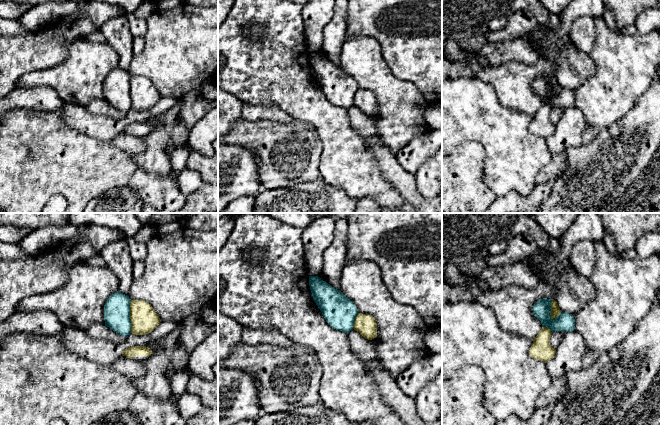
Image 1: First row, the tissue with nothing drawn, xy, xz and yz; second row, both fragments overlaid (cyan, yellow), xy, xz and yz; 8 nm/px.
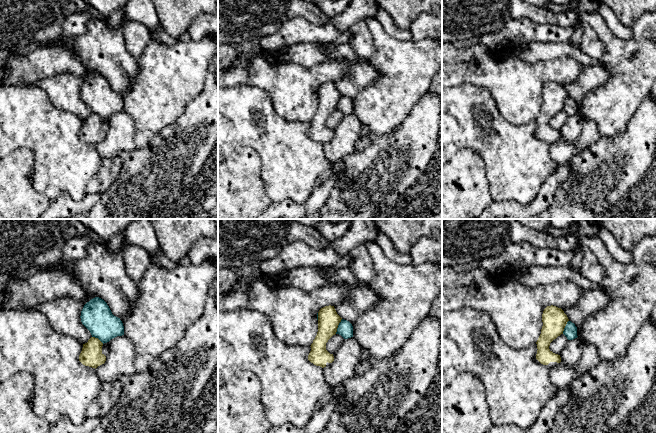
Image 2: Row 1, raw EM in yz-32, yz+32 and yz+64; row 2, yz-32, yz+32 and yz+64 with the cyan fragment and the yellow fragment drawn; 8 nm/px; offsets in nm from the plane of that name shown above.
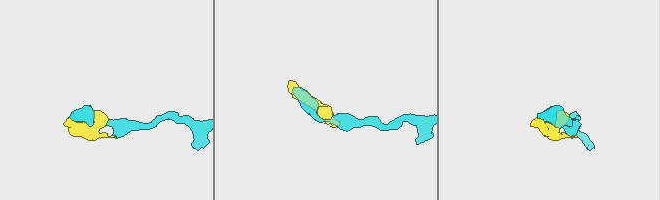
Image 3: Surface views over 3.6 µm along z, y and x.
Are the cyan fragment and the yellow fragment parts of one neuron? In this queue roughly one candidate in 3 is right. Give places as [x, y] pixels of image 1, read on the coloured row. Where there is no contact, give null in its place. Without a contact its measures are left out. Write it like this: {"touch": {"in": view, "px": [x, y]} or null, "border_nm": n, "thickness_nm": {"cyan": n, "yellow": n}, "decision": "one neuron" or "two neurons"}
{"touch": {"in": "xy", "px": [129, 316]}, "border_nm": 260, "thickness_nm": {"cyan": 200, "yellow": 220}, "decision": "two neurons"}

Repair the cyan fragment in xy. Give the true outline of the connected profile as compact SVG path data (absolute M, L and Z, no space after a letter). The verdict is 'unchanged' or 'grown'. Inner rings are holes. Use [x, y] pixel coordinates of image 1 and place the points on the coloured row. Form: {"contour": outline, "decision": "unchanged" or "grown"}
{"contour": "M117 291L104 305L105 326L123 337L131 333L130 301L128 295Z", "decision": "unchanged"}

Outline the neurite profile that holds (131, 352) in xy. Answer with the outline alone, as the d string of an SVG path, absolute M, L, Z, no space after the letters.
M133 346L122 352L122 355L140 362L145 361L151 354L151 349L146 346Z

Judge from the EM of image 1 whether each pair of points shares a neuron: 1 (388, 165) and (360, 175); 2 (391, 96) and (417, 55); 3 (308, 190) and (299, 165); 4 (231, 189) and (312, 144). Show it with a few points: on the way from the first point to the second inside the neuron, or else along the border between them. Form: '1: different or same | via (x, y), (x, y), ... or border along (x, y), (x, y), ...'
1: different | border along (367, 147), (374, 154), (380, 172), (394, 185)
2: different | border along (386, 62), (397, 77), (409, 80), (421, 93)
3: different | border along (320, 177), (311, 181), (303, 181), (282, 187)
4: different | border along (252, 151), (256, 160), (259, 187), (261, 189)

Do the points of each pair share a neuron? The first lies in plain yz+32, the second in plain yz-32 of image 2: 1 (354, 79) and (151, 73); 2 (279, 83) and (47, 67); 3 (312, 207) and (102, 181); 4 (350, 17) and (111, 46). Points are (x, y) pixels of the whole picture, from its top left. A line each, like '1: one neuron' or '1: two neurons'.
1: two neurons
2: two neurons
3: two neurons
4: one neuron

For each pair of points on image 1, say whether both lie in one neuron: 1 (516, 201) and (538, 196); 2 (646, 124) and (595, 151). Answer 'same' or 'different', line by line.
1: same
2: same

